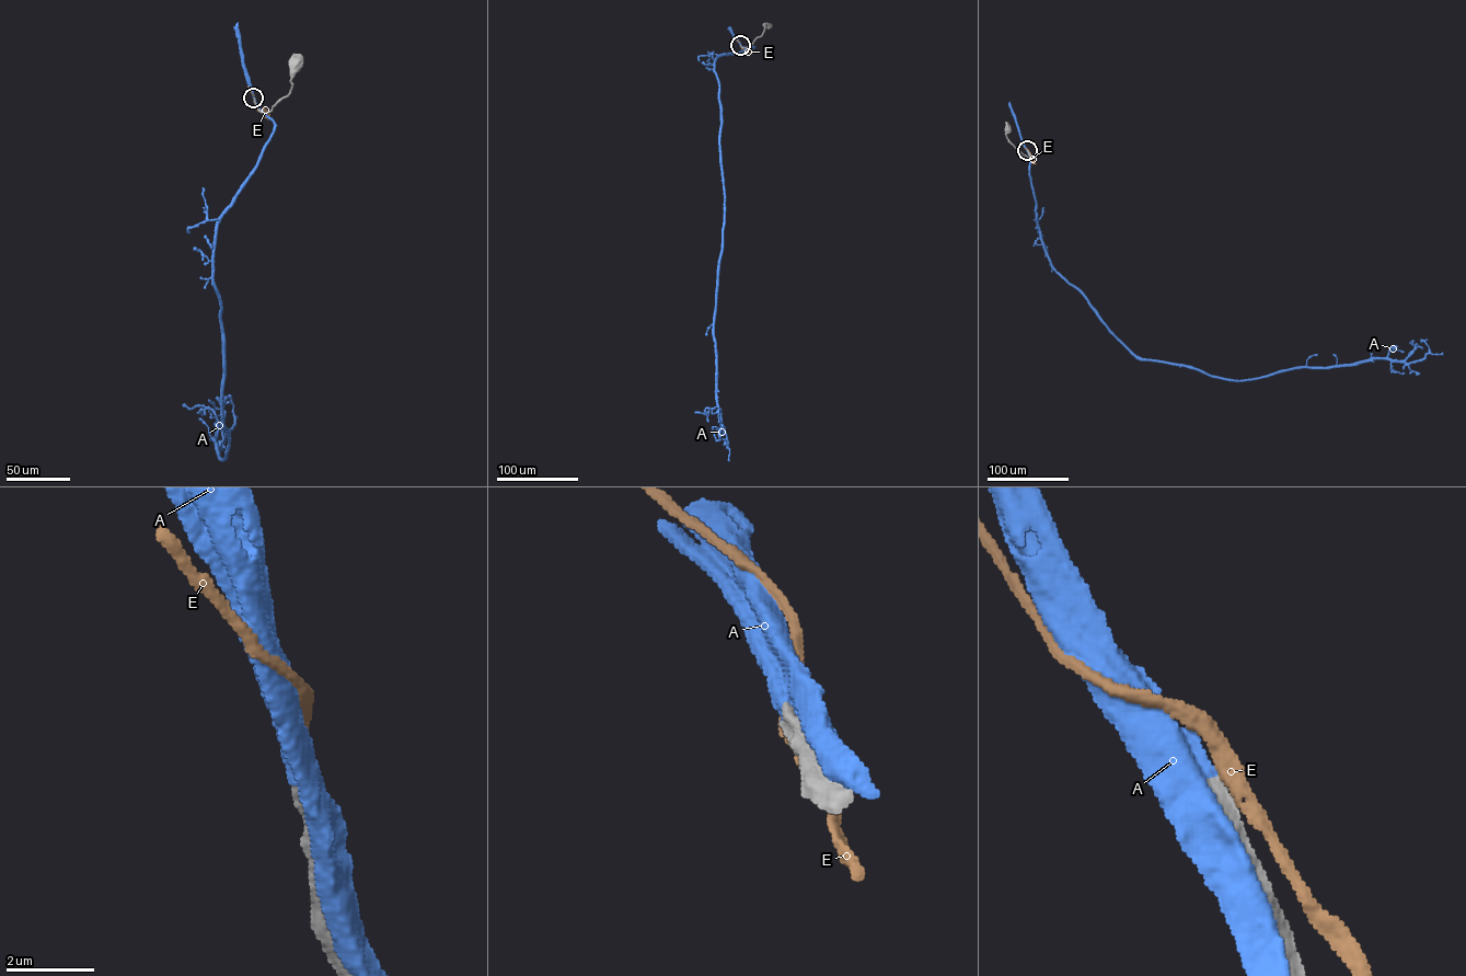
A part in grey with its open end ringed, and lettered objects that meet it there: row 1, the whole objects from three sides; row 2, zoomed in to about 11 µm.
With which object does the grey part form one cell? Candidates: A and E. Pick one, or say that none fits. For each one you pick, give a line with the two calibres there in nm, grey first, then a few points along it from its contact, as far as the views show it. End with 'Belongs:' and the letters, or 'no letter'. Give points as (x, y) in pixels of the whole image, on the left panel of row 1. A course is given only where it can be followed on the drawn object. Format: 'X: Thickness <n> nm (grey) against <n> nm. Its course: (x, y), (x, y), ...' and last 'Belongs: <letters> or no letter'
A: Thickness 400 nm (grey) against 600 nm. Its course: (254, 100), (274, 133), (214, 253), (222, 459), (211, 439), (234, 423), (227, 400)
Belongs: A

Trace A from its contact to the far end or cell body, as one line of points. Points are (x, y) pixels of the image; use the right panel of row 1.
A: (1028, 151), (1036, 218), (1050, 263), (1138, 357), (1243, 380), (1366, 359), (1408, 364), (1428, 353), (1421, 342)

